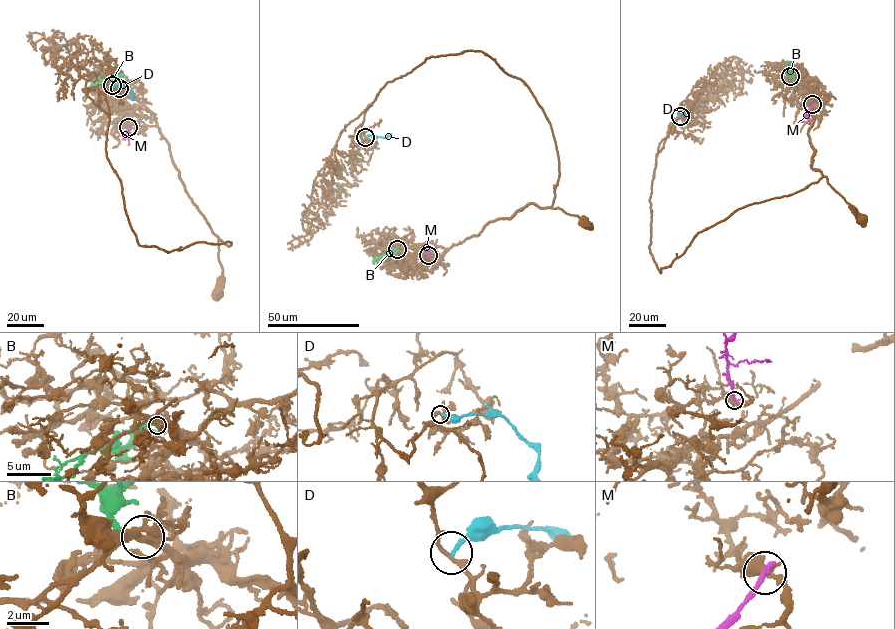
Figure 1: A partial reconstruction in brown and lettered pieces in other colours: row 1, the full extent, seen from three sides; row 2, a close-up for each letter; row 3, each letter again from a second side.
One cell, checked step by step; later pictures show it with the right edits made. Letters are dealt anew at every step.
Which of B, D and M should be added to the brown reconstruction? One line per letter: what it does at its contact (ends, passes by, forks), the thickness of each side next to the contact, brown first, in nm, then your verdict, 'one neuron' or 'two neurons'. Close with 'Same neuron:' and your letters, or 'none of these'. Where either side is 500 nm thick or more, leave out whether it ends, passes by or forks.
B: it ends | 280/220 nm | one neuron
D: it ends | 180/190 nm | two neurons
M: it ends | 400/320 nm | two neurons
Same neuron: B

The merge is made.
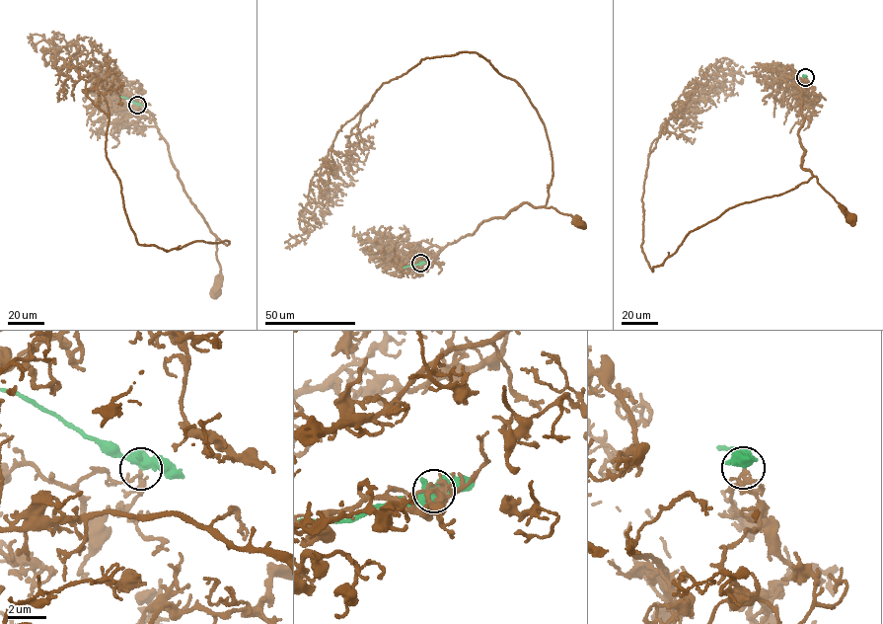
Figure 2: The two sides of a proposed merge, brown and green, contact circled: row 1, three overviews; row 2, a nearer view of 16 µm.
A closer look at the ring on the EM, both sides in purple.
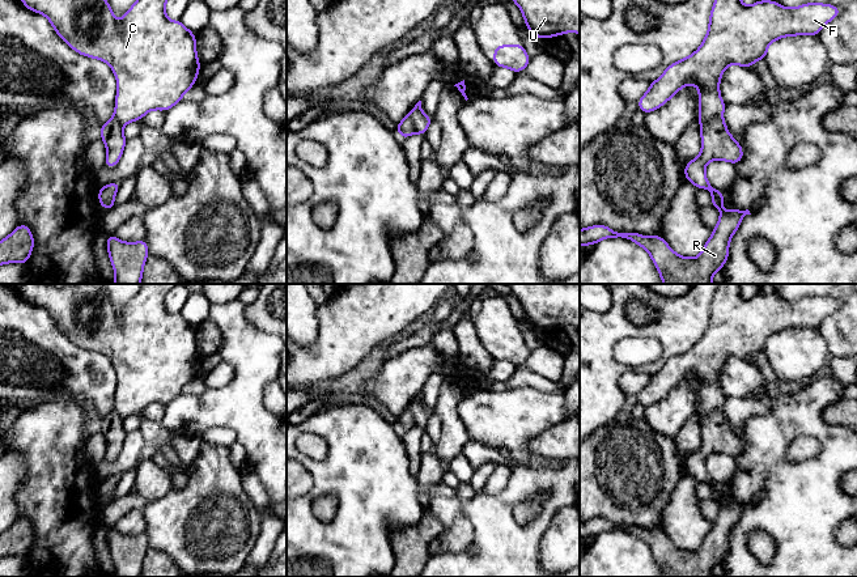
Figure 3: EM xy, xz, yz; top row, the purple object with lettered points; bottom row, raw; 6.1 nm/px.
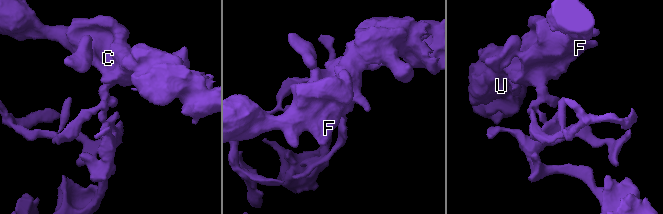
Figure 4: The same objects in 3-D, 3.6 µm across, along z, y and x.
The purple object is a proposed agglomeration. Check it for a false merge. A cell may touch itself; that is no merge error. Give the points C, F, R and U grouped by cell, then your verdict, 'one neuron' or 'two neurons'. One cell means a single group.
C F U / R; two neurons

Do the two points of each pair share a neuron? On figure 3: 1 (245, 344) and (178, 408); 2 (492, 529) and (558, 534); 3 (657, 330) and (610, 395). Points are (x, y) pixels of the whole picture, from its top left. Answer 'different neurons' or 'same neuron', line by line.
1: same neuron
2: different neurons
3: same neuron

